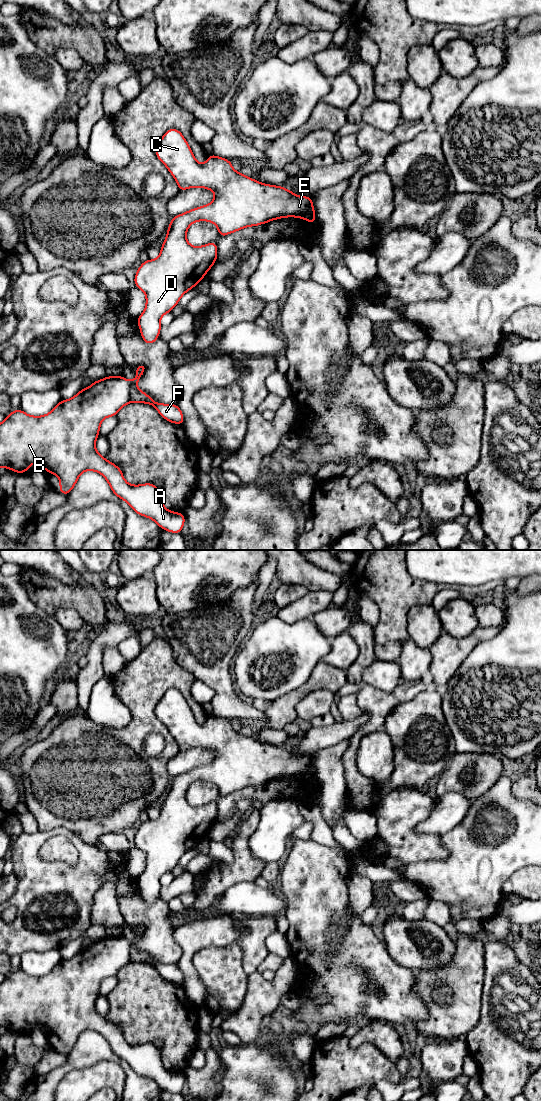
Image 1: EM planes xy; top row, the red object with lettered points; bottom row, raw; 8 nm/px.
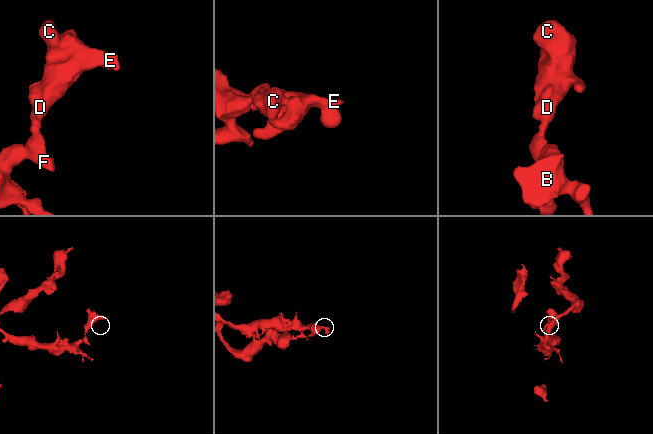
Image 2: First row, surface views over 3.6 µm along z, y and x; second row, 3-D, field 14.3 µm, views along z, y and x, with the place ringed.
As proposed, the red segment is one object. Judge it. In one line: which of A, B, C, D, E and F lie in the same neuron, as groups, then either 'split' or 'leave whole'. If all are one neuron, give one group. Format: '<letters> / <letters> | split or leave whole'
A B / C D E F | split

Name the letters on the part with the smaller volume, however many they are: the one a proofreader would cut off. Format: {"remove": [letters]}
{"remove": ["C", "D", "E", "F"]}

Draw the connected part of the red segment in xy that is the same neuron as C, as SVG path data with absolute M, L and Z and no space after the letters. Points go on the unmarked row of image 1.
M176 688L166 691L155 708L157 718L168 728L176 740L179 751L200 747L215 752L213 761L171 778L167 796L157 819L143 822L134 837L134 844L146 855L146 867L137 878L141 896L147 905L159 898L161 877L170 873L180 858L200 842L217 820L217 801L194 807L186 799L190 785L196 781L209 781L219 790L219 798L240 789L258 786L275 779L297 777L316 783L313 758L296 756L283 746L263 744L236 732L231 720L214 714L204 724L199 724L182 693Z

